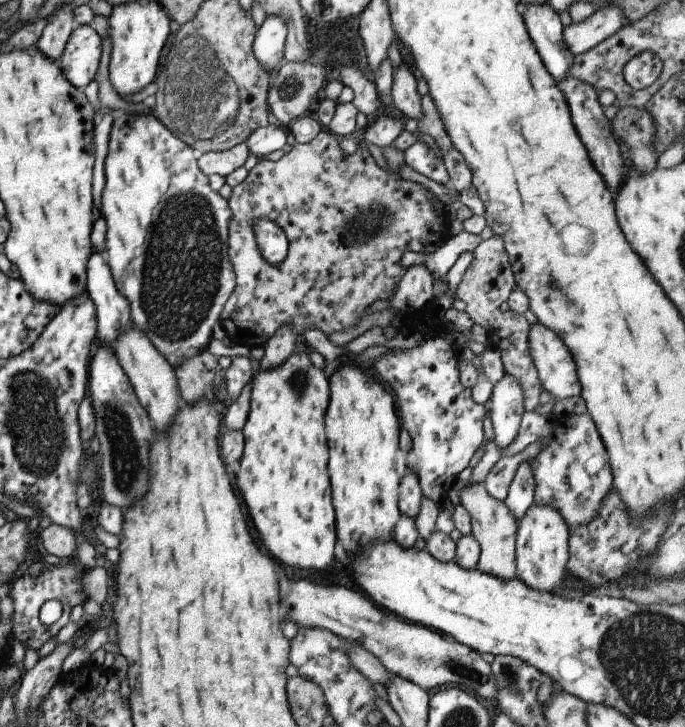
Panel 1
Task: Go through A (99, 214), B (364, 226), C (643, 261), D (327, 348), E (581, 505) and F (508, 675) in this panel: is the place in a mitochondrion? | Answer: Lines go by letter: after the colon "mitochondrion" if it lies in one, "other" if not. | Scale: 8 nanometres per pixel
A: other
B: mitochondrion
C: other
D: other
E: mitochondrion
F: mitochondrion

